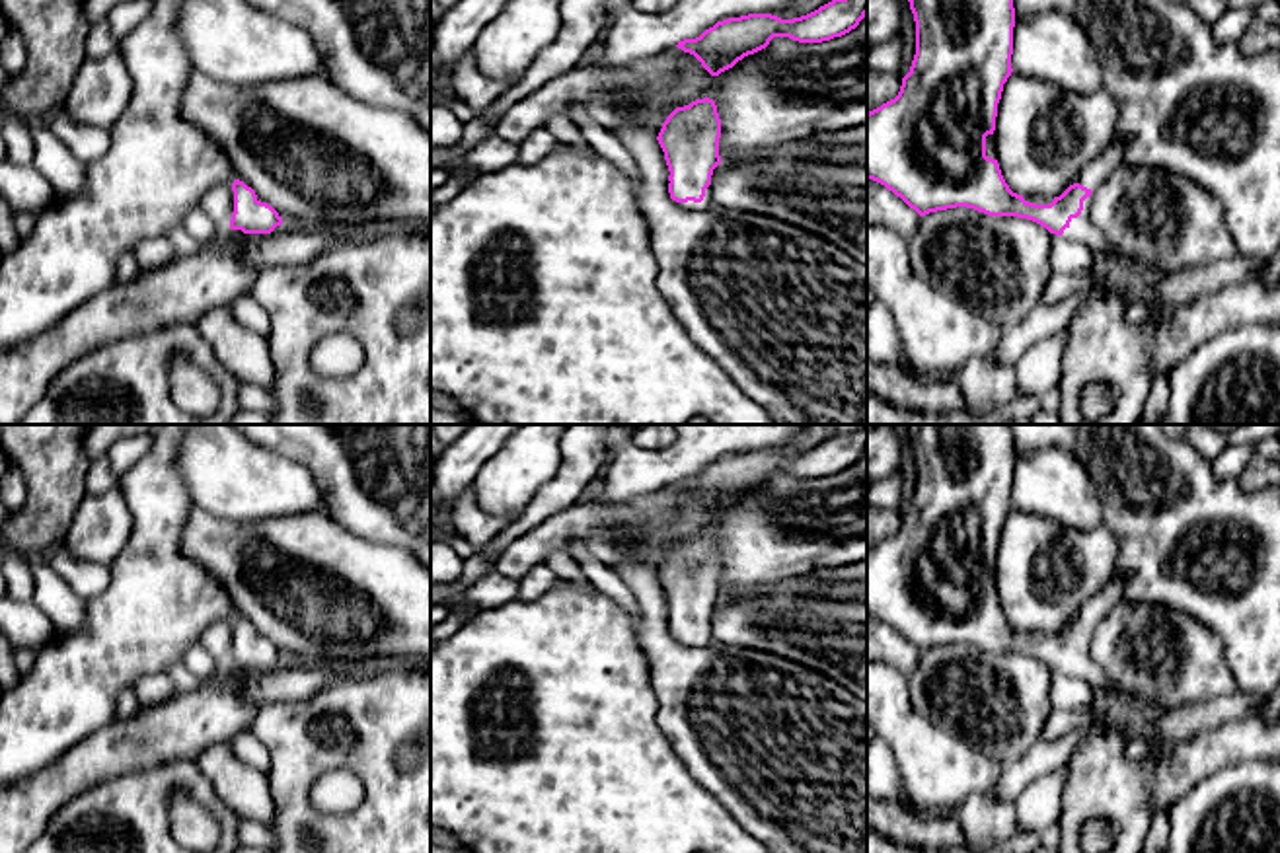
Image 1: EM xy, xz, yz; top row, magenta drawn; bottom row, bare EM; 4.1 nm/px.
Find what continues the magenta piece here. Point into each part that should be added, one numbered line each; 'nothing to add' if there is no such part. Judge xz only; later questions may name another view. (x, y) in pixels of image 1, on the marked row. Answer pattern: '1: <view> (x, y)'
1: xz (706, 203)

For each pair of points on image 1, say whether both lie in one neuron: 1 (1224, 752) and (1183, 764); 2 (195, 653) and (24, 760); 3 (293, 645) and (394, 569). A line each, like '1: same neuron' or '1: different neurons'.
1: same neuron
2: different neurons
3: same neuron

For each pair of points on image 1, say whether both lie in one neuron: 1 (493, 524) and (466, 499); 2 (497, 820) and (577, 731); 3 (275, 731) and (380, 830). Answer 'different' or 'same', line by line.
1: same
2: same
3: same

